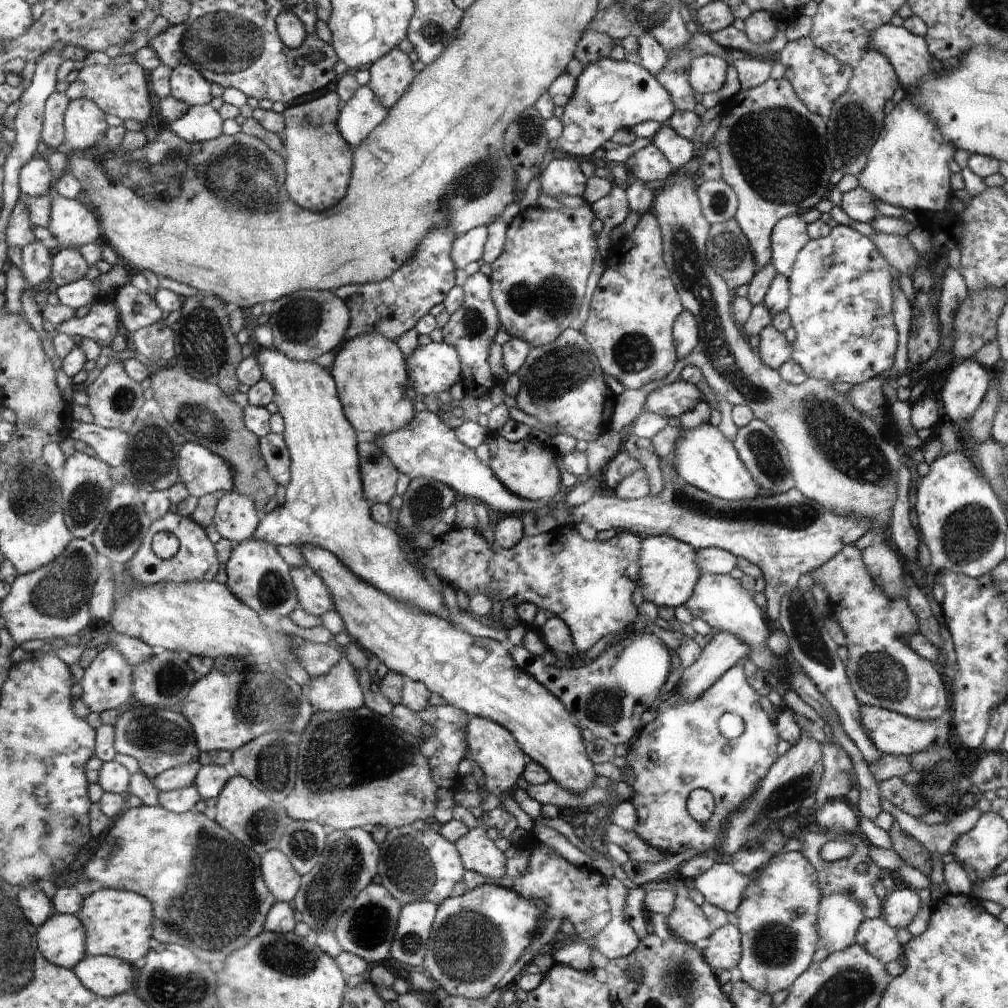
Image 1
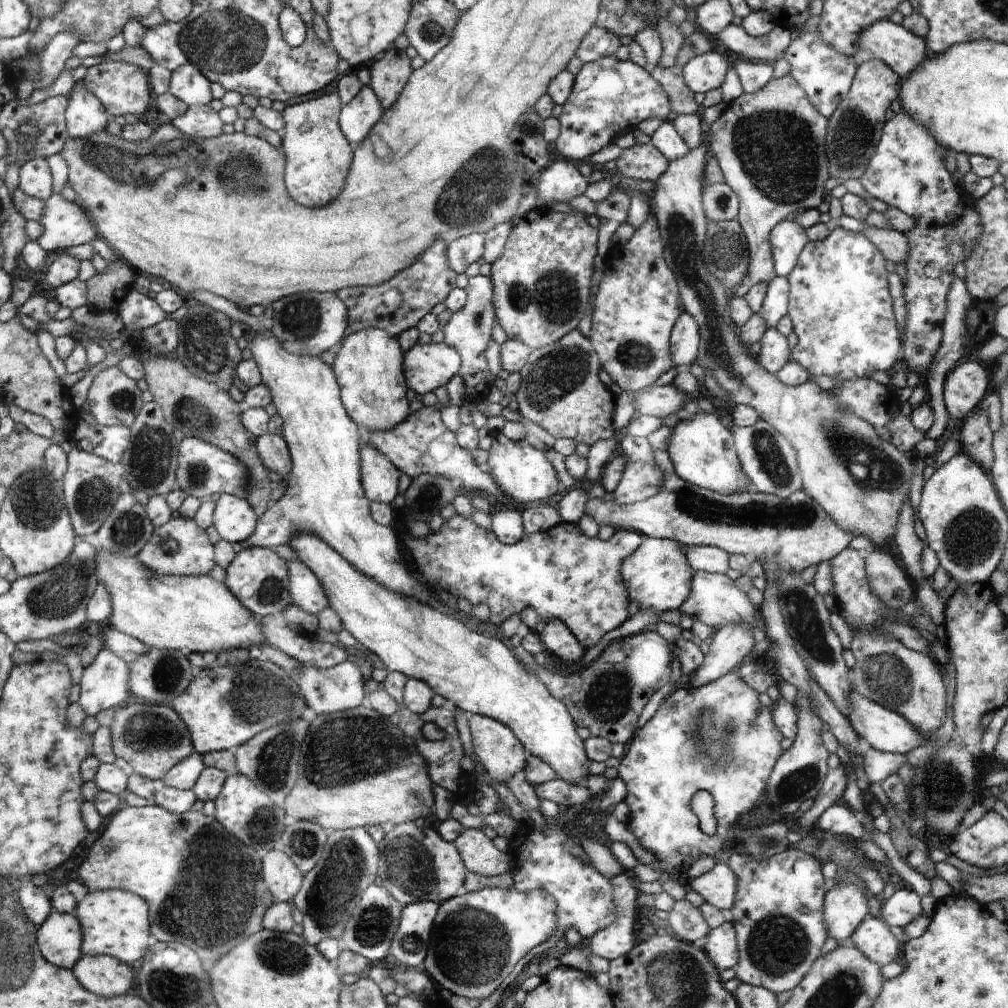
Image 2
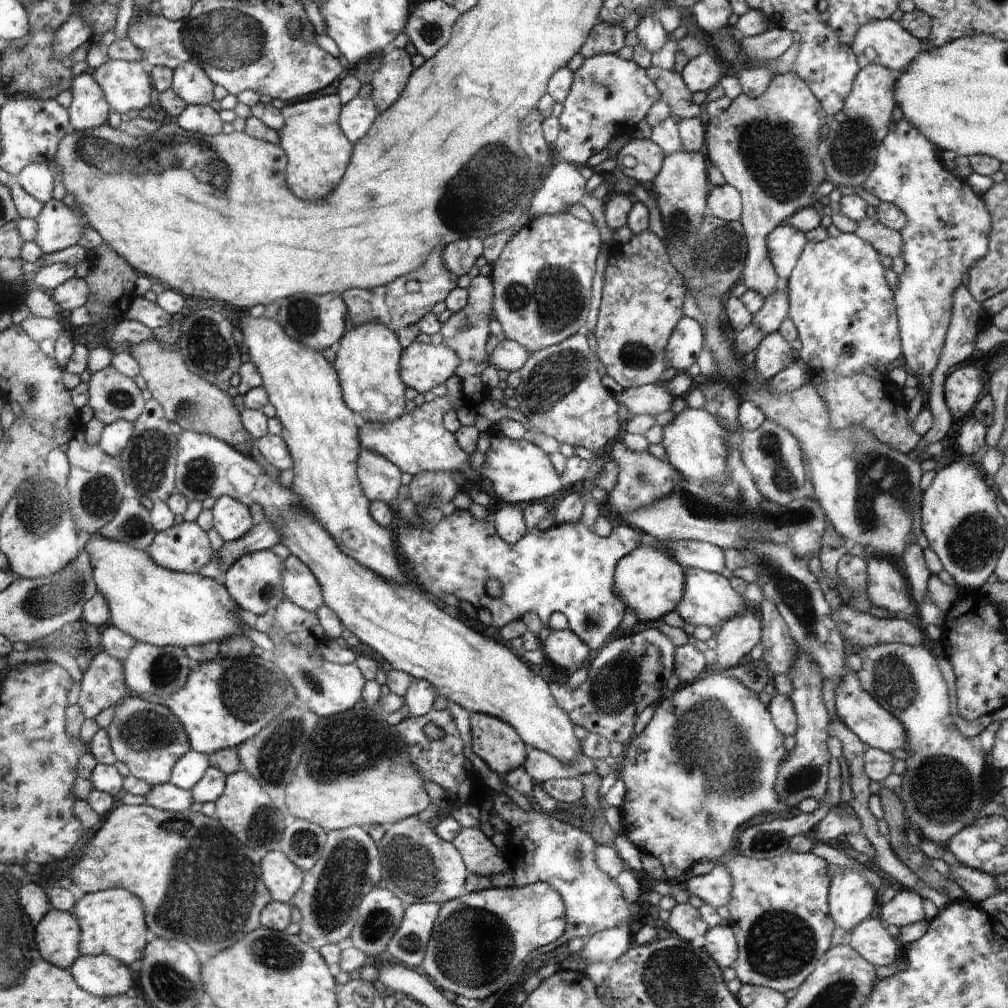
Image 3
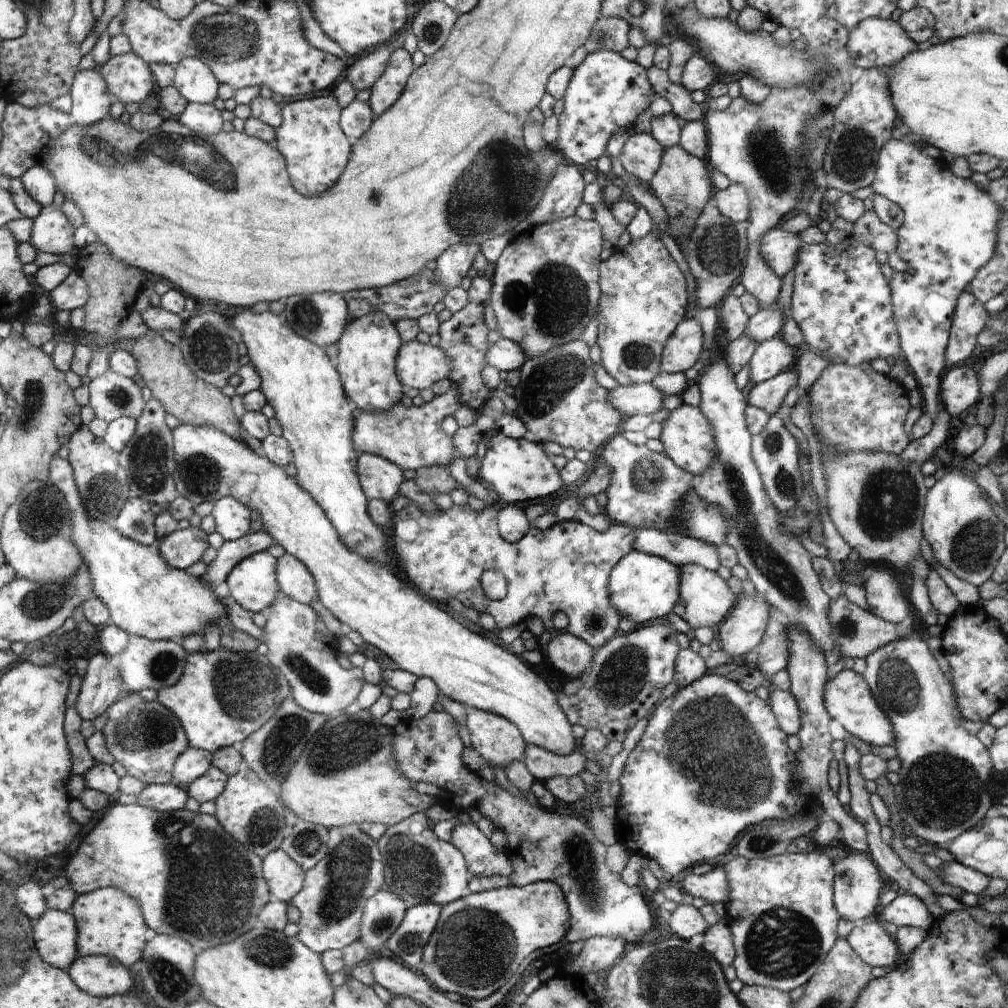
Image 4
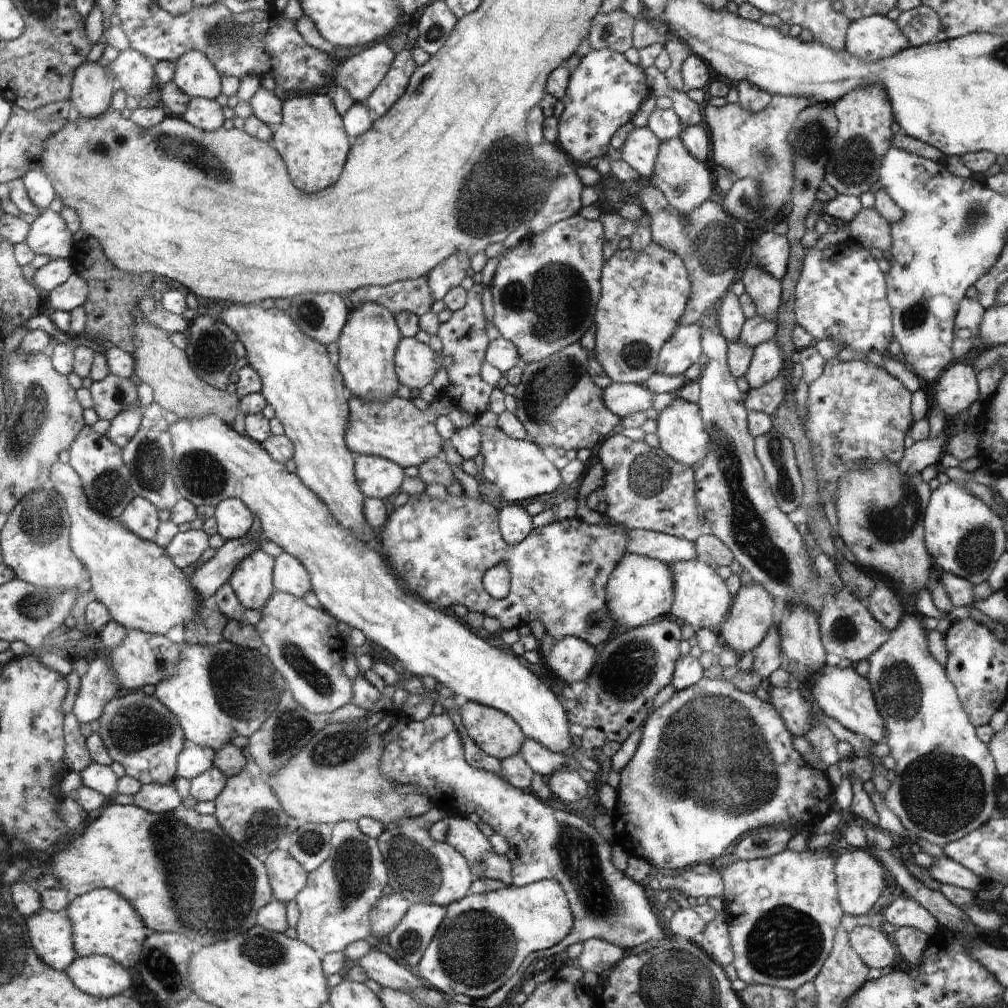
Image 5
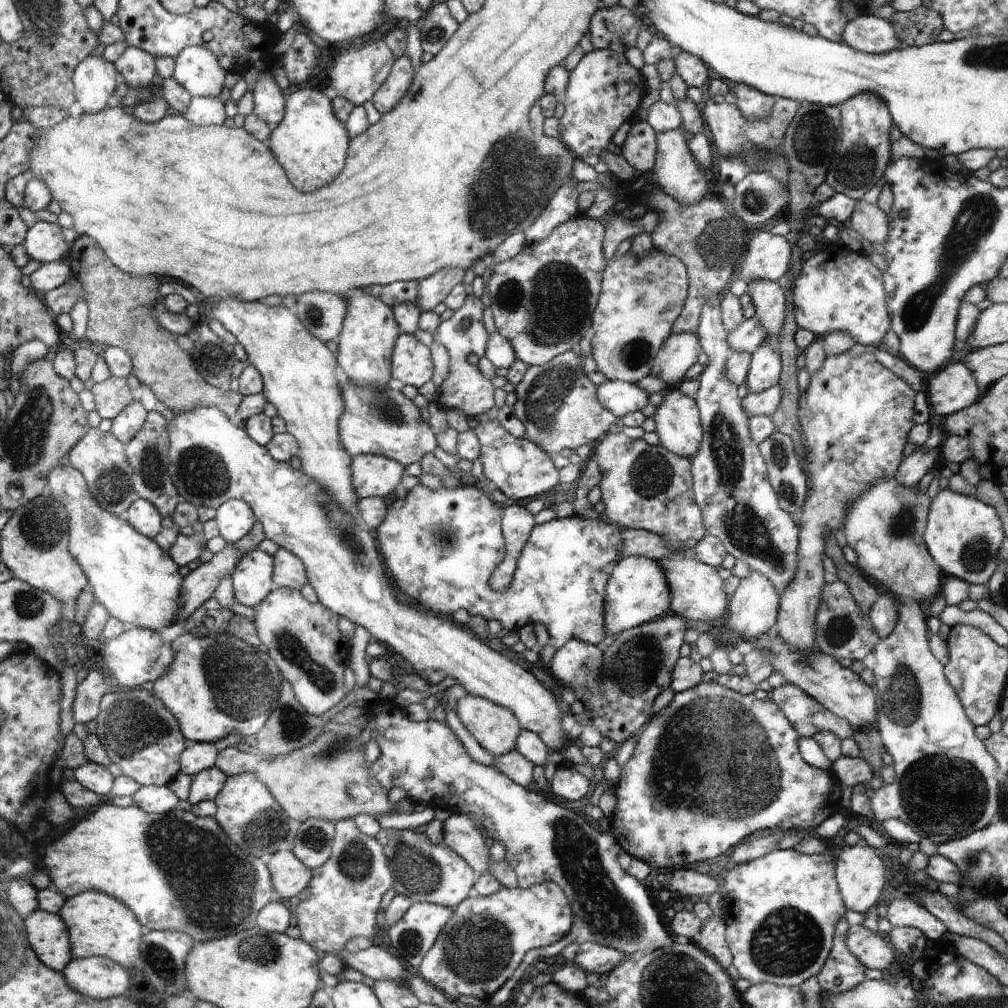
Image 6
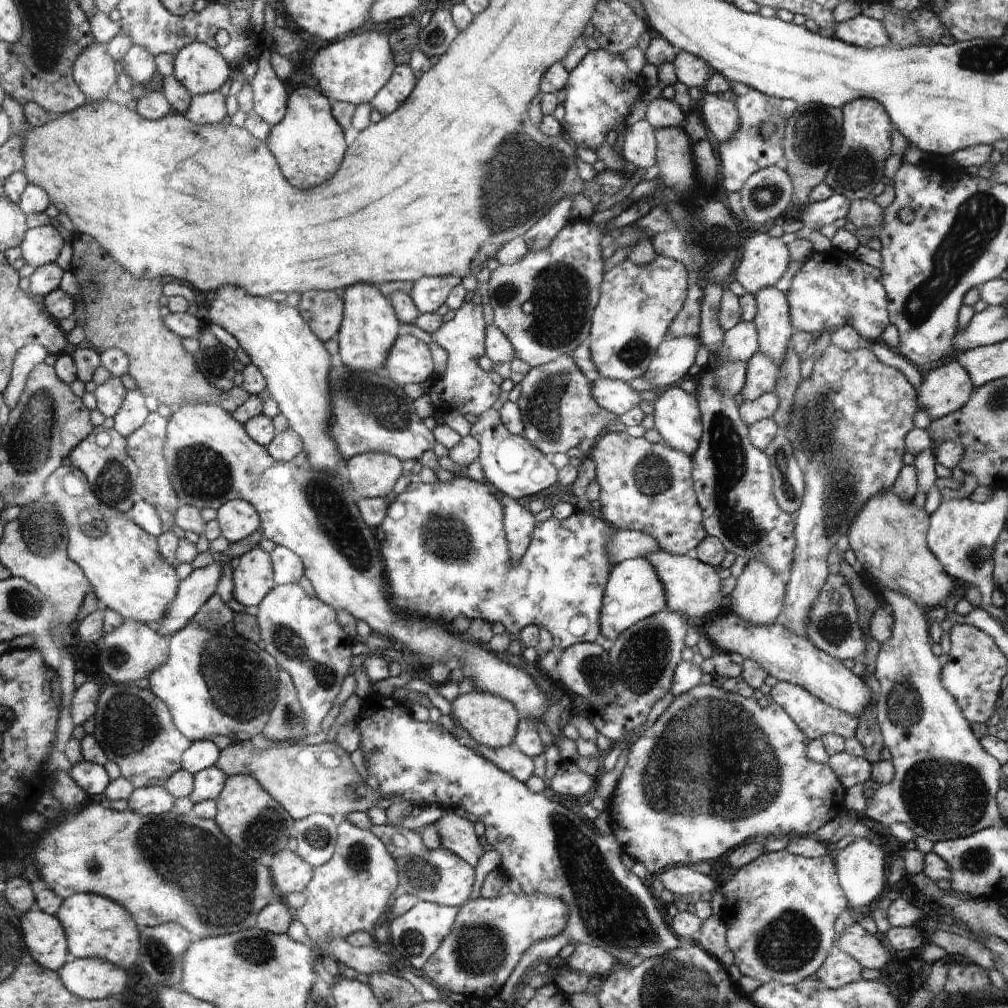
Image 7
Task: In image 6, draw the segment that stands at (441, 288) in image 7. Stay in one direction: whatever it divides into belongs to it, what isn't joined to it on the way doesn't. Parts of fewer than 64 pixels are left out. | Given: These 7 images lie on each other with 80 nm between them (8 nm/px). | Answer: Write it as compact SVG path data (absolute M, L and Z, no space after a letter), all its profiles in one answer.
M443 268L442 271L436 271L434 275L423 279L419 284L417 306L422 311L432 311L444 299L454 286L462 283L464 270L461 268Z

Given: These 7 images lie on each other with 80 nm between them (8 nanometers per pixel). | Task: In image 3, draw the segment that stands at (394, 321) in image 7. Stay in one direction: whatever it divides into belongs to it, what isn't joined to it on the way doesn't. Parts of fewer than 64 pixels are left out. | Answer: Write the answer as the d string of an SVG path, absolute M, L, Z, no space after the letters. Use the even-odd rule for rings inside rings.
M371 322L363 327L350 330L340 340L334 365L342 386L343 397L352 412L364 417L364 422L388 424L404 414L406 386L404 386L401 376L402 348L410 346L418 335L417 325L398 330L394 334L386 325L380 324L380 322ZM364 394L384 396L390 404L382 414L374 412L370 408L370 402L366 402Z

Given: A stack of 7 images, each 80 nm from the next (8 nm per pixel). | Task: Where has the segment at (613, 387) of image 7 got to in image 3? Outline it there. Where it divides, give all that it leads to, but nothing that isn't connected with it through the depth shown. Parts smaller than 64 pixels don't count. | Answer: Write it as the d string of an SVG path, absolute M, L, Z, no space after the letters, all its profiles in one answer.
M658 384L622 389L622 392L616 393L616 400L620 400L620 404L624 404L632 415L654 417L670 410L674 399L664 386Z

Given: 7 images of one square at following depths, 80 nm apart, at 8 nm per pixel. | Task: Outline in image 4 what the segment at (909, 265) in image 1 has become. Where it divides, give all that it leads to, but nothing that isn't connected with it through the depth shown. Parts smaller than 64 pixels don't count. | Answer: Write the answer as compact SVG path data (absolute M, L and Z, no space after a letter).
M874 211L864 212L853 223L850 236L870 248L886 254L896 252L899 244L898 232L884 224Z

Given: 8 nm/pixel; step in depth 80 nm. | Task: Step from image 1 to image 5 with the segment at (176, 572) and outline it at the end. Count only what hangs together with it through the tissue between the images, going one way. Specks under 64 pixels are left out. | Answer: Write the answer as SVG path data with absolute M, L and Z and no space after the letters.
M191 529L187 532L180 532L176 538L173 538L167 551L182 569L189 564L196 563L207 548L209 548L209 536L203 529Z

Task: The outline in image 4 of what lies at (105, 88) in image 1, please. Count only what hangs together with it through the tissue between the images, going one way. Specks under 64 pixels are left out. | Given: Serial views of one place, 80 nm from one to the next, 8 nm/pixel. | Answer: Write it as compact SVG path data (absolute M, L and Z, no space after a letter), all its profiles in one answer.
M138 53L112 56L103 65L103 75L107 78L111 91L126 104L148 100L152 92L158 91L155 72L151 64Z

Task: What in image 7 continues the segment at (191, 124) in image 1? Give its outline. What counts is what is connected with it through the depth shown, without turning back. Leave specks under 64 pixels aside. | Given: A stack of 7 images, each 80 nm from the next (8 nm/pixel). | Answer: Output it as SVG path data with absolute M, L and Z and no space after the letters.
M220 92L192 95L190 110L184 114L197 125L222 123L226 115L225 96Z

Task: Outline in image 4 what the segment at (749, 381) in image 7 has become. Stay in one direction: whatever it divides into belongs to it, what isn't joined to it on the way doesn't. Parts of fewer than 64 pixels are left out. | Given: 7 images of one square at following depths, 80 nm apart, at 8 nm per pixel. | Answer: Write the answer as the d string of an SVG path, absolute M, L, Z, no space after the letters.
M772 337L758 343L750 363L750 385L757 385L771 379L779 372L796 367L798 351L787 345L780 337Z

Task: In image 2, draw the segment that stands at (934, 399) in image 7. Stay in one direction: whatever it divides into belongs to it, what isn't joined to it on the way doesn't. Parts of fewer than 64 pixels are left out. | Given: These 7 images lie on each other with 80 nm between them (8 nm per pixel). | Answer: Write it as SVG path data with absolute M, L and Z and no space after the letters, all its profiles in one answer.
M979 360L958 364L944 382L944 404L952 418L968 416L978 404L982 404L988 392L988 376L982 370Z

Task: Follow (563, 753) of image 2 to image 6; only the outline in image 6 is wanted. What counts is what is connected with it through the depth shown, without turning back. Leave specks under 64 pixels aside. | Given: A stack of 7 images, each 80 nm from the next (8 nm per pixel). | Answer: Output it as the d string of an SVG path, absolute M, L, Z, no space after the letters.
M194 407L192 410L180 411L171 421L170 427L171 473L179 488L181 502L217 509L227 499L244 499L251 505L258 522L262 524L264 538L273 540L279 547L288 549L303 561L308 583L314 587L318 600L325 607L337 615L345 616L356 625L362 625L370 632L372 641L400 654L418 673L442 670L446 673L446 680L452 676L468 694L487 698L509 708L520 719L522 729L535 732L550 752L563 750L562 714L558 702L554 702L554 696L529 671L526 672L516 662L504 658L497 651L490 650L486 643L482 644L474 635L464 632L462 627L456 628L450 618L436 616L416 604L400 602L401 592L394 588L390 578L382 574L380 552L374 544L374 538L366 528L360 526L363 518L359 511L345 511L324 485L313 480L304 471L294 469L288 461L277 461L266 447L252 440L236 420L230 420L219 408Z

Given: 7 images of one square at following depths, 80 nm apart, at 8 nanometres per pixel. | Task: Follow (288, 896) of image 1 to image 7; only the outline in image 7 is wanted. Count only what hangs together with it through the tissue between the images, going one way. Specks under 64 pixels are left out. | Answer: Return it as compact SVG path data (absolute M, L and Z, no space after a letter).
M286 849L273 854L272 865L269 868L271 869L271 875L274 877L274 885L280 898L291 892L302 892L313 877L313 868L295 852Z

